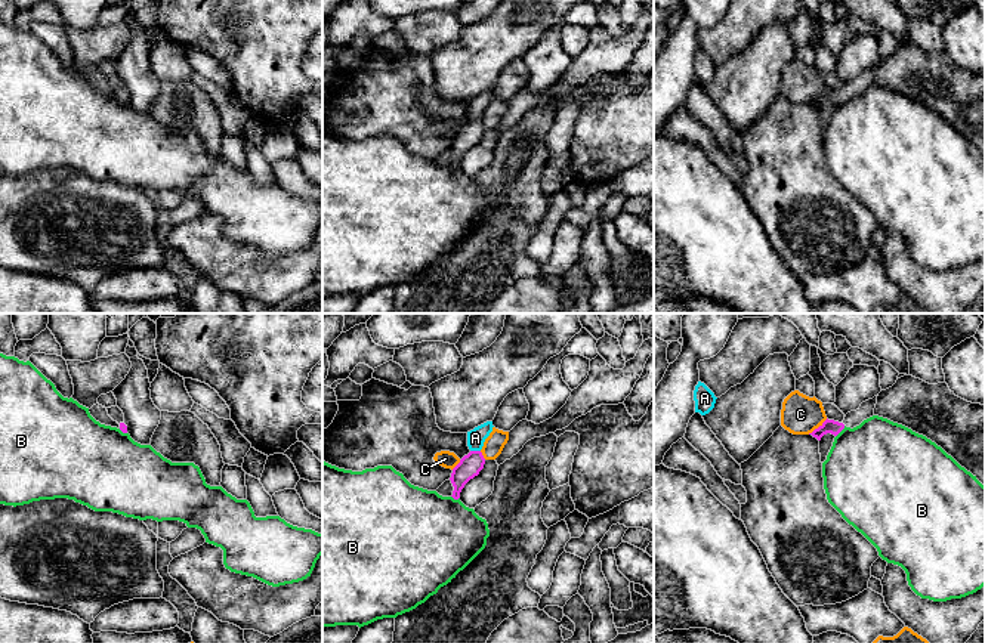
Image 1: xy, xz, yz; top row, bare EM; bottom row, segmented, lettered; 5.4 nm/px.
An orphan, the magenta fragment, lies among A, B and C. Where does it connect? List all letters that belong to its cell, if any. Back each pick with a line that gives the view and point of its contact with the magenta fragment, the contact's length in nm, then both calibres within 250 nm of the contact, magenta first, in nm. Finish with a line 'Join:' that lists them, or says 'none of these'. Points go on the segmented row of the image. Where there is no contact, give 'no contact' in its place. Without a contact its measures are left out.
A: xz (475, 451) | 60 nm | 120/100 nm
Join: A

